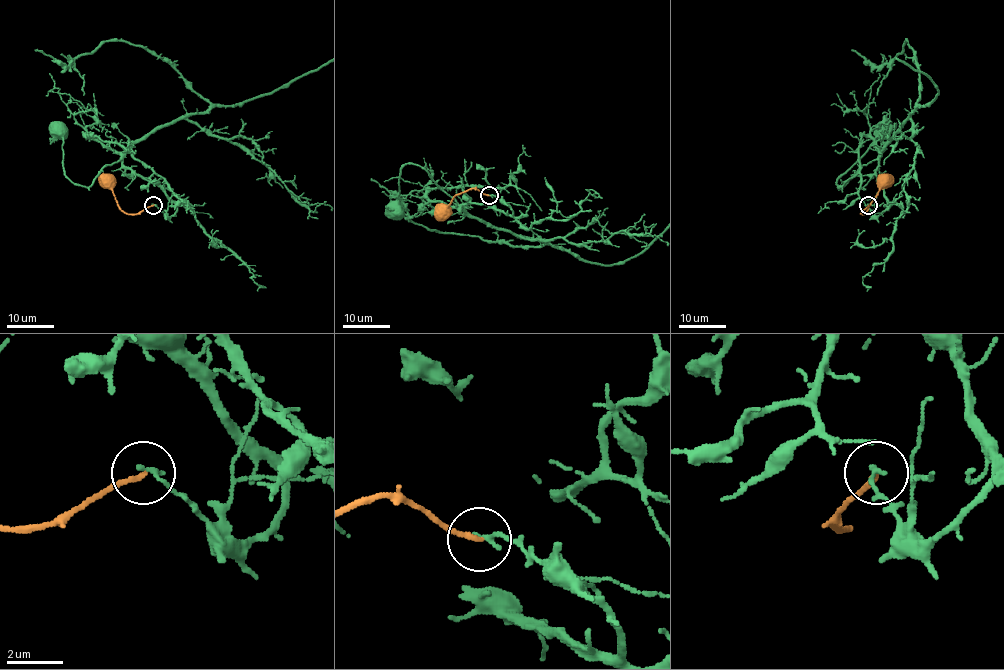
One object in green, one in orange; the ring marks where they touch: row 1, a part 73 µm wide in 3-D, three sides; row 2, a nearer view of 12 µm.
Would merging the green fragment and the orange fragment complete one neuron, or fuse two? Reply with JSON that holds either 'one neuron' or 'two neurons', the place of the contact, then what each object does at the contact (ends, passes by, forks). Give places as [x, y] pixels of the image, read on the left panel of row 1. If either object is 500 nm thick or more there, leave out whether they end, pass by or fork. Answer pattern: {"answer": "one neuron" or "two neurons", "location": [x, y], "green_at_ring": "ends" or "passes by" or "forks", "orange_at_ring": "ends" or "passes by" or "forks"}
{"answer": "two neurons", "location": [153, 205], "green_at_ring": "ends", "orange_at_ring": "ends"}

